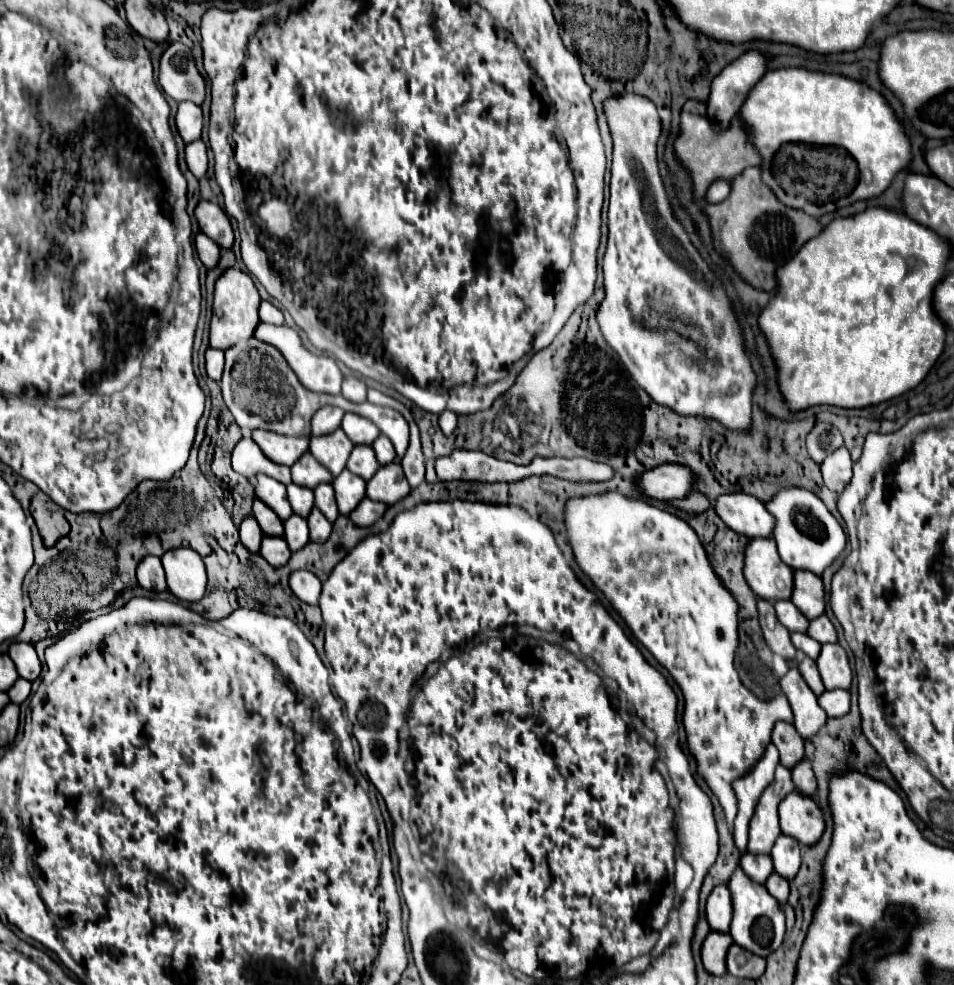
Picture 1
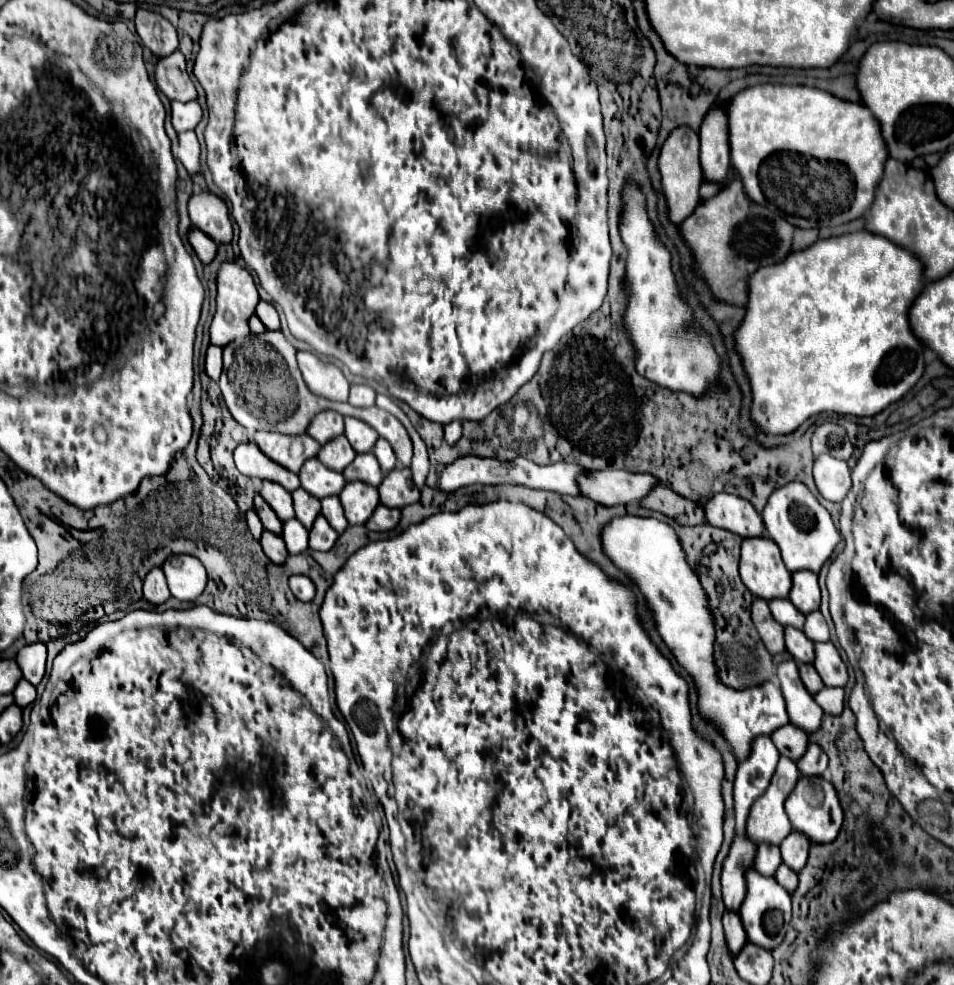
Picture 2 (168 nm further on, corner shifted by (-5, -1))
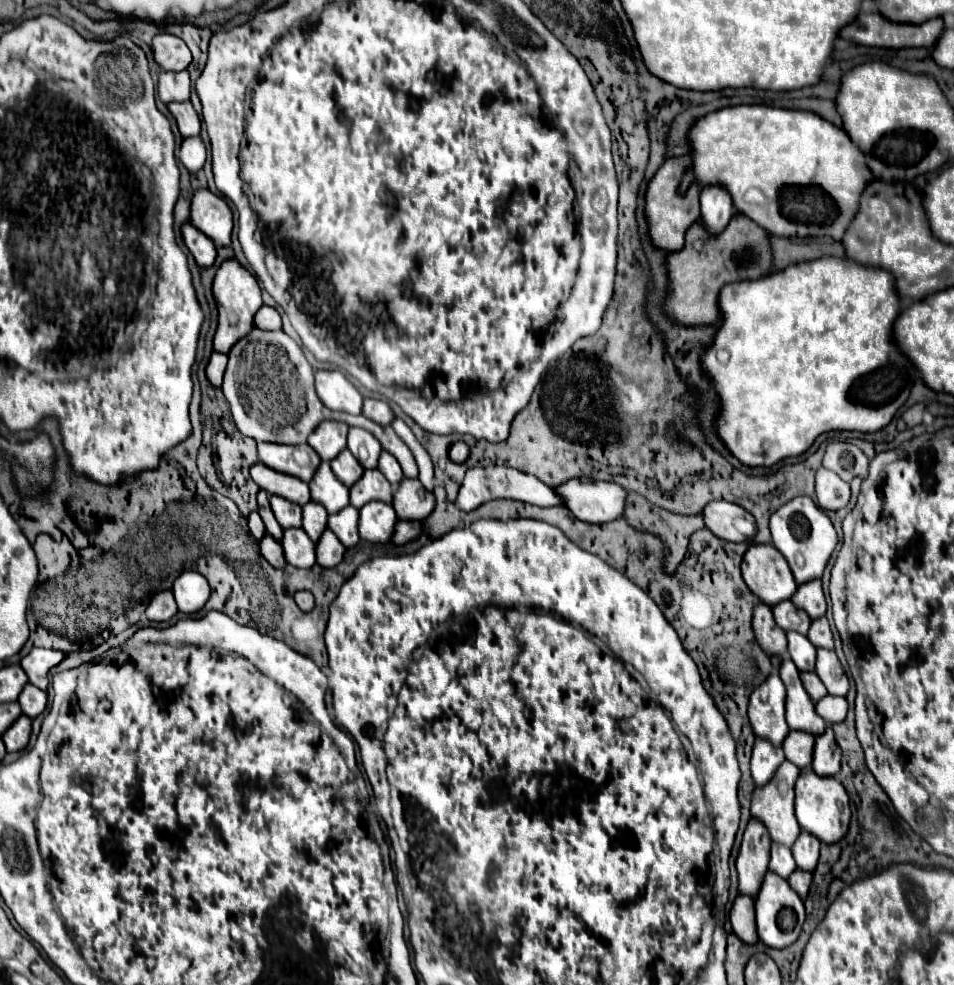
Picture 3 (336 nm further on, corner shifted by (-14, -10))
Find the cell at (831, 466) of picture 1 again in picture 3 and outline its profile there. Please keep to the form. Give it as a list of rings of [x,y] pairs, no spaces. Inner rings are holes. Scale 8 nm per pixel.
[[[820,468],[816,472],[816,496],[822,510],[840,510],[850,500],[850,486],[836,472]]]

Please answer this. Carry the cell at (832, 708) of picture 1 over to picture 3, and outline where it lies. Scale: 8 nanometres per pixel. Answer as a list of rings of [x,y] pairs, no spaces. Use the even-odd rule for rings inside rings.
[[[826,696],[826,698],[822,698],[822,700],[816,704],[816,712],[818,712],[828,724],[842,722],[842,720],[846,718],[846,712],[848,712],[848,702],[846,702],[846,698],[842,698],[842,696]]]

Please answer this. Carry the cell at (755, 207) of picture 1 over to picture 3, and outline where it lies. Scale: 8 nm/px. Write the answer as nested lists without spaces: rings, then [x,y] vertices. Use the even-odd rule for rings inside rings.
[[[736,214],[720,234],[710,234],[704,222],[694,222],[686,232],[684,248],[668,256],[672,296],[666,302],[666,312],[686,326],[720,322],[722,314],[718,306],[718,294],[722,286],[738,280],[768,276],[772,268],[774,254],[770,246],[770,234],[754,224],[754,220],[748,216]]]

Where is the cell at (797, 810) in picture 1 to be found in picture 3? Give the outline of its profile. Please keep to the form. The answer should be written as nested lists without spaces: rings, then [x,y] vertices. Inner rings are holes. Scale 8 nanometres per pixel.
[[[814,772],[800,774],[796,782],[796,820],[804,832],[818,836],[824,844],[836,844],[846,836],[846,828],[850,826],[850,802],[844,786],[832,776],[816,776]]]

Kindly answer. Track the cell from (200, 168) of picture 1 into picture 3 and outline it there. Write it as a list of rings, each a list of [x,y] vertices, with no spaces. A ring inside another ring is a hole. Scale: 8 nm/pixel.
[[[200,136],[186,138],[180,148],[180,160],[190,172],[198,172],[206,162],[206,148]]]

